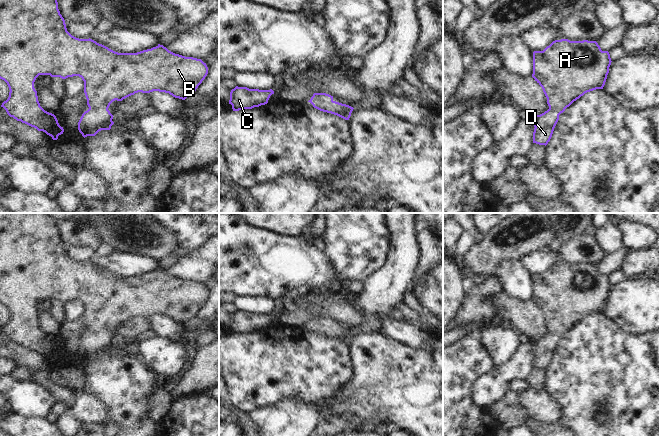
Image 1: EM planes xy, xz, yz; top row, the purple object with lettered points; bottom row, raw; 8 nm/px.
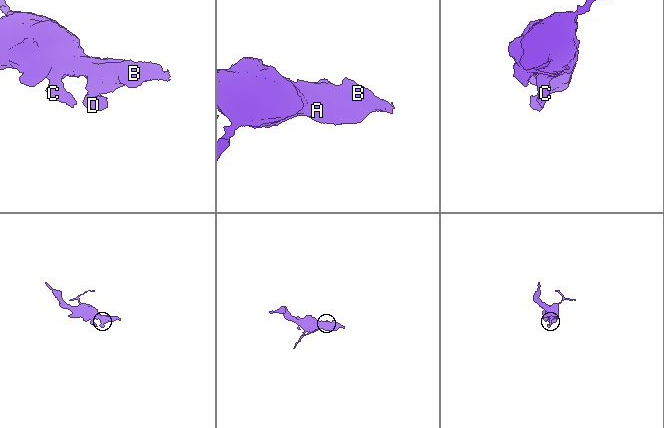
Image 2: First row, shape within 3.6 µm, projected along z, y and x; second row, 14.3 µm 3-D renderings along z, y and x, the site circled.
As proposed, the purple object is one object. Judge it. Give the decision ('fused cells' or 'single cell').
single cell

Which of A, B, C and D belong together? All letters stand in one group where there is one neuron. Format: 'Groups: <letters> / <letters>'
Groups: A B C D

